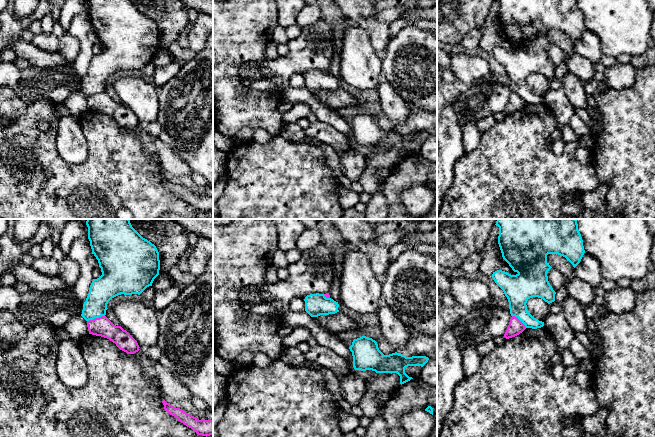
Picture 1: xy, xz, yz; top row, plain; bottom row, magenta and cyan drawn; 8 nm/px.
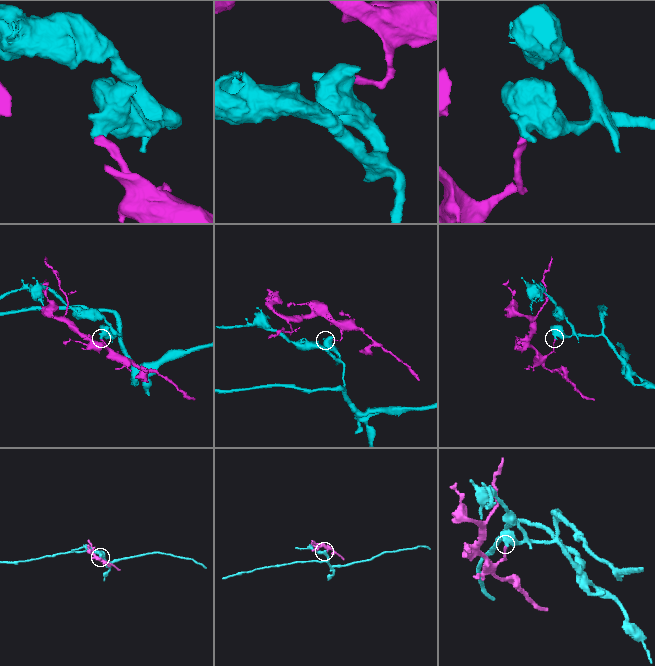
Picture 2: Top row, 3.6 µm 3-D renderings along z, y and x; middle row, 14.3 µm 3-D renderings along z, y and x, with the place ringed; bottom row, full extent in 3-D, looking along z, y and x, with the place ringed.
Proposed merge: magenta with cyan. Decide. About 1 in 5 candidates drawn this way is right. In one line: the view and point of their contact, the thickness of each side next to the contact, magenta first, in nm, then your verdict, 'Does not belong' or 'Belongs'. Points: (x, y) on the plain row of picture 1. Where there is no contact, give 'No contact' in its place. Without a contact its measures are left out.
Touches magenta at xy (95, 94). Thickness 160 nm (magenta) against 200 nm. Does not belong

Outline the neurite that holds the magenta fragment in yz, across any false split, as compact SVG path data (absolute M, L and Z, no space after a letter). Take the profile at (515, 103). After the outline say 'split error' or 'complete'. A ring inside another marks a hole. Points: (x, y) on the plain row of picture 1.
M512 92L504 110L506 115L515 113L526 105L525 101L515 92Z; complete

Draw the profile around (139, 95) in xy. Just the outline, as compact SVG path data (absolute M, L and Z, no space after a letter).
M129 76L118 79L112 86L120 102L137 117L139 123L157 121L159 98L152 81Z

